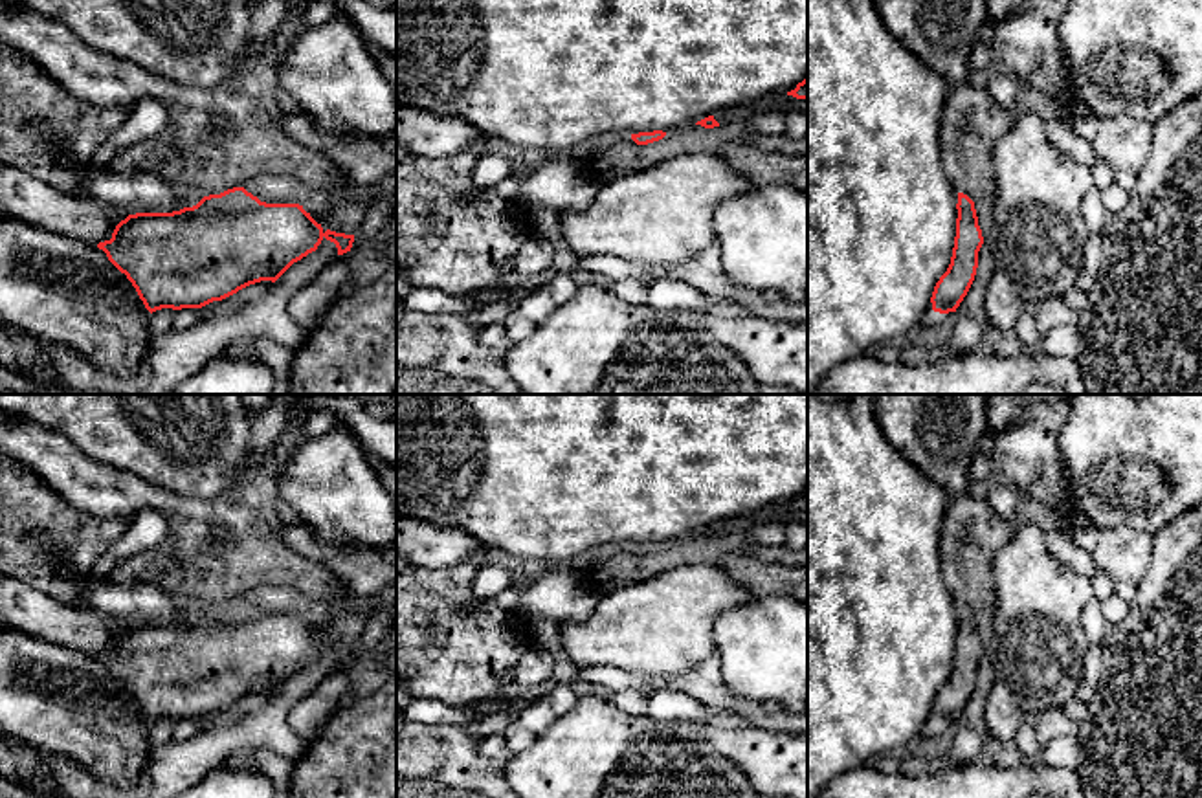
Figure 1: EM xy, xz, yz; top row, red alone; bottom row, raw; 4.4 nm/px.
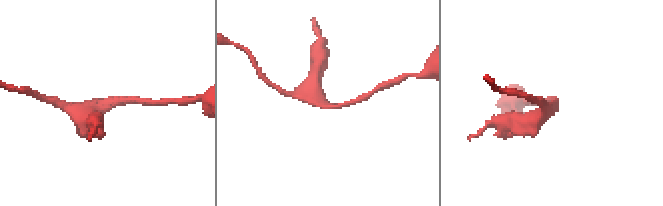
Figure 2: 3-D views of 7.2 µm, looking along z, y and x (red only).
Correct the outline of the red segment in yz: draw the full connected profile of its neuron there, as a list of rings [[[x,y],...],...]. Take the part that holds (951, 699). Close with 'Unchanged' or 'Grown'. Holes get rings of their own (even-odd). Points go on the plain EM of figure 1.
[[[958,604],[956,620],[958,629],[951,675],[936,693],[930,708],[932,721],[940,725],[956,723],[967,706],[976,686],[978,662],[984,655],[974,613],[967,605]]]. Unchanged

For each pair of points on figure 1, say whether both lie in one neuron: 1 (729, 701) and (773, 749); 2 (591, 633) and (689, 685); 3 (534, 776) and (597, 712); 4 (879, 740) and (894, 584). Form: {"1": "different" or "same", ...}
{"1": "different", "2": "different", "3": "same", "4": "same"}

